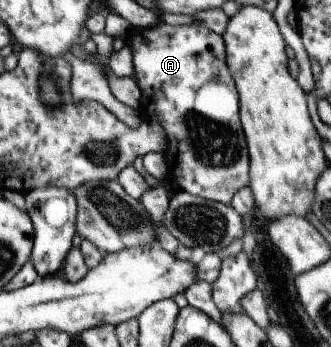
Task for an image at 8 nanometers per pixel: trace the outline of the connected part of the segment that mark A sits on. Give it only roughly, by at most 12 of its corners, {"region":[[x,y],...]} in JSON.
{"region":[[131,27],[173,187],[228,205],[249,155],[222,36]]}

